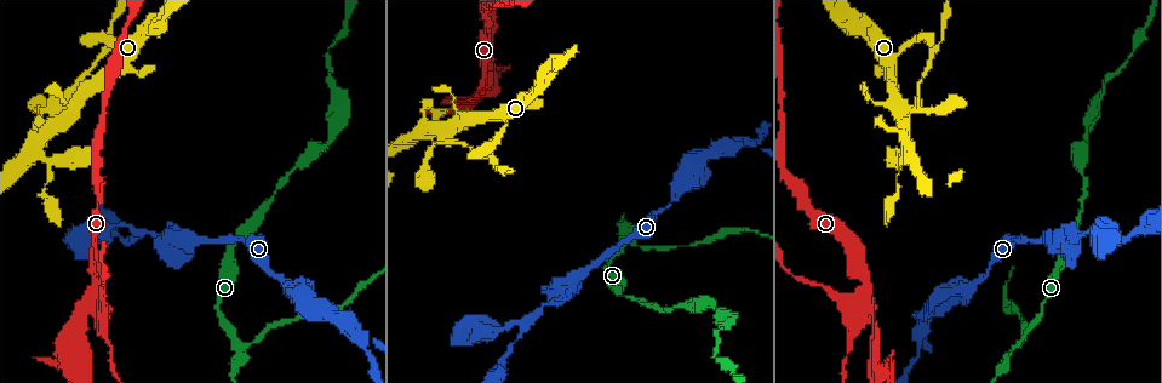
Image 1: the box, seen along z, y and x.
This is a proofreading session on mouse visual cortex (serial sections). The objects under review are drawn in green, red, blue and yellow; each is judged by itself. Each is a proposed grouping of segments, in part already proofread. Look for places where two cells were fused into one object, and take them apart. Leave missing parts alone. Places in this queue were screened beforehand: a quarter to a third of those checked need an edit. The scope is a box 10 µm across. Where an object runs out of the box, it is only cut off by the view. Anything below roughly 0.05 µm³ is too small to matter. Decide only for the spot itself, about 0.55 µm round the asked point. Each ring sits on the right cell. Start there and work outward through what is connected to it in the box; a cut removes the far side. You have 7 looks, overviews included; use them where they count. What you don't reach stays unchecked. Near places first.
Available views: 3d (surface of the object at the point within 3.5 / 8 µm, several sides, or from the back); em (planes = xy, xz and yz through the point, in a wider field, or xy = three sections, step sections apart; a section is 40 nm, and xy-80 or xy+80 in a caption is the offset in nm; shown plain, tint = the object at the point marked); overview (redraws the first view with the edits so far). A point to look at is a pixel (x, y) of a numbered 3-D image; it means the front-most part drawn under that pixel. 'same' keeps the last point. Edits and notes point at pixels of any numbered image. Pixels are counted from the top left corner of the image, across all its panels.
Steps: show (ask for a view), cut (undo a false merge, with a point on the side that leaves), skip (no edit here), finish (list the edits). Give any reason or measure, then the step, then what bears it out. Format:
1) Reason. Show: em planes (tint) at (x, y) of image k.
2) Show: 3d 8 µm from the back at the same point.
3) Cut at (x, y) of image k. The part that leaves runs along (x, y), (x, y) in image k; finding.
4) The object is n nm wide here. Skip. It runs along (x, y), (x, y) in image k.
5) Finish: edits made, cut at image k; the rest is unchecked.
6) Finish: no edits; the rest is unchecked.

A fork. Show: 3d 8 µm at (745, 145) of image 1.

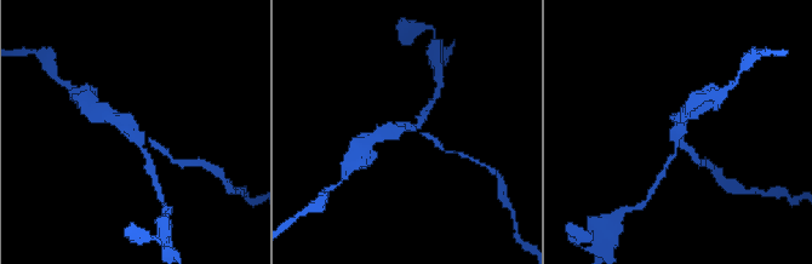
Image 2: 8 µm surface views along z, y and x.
Zoom in. Show: 3d 3.5 µm at the same point.

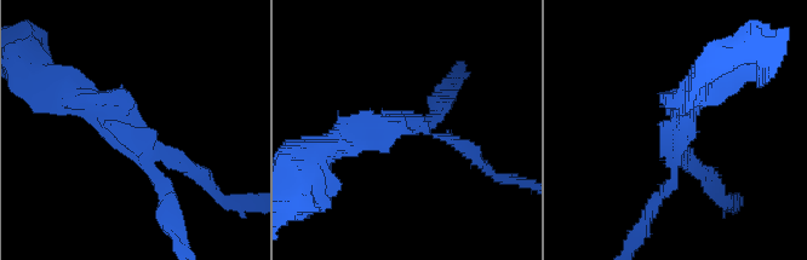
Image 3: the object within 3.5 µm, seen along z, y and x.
3 arms meet here; the arms are 150, 150, 300 nm wide. Show: em xy step 5 (tint) at (674, 148) of image 3.

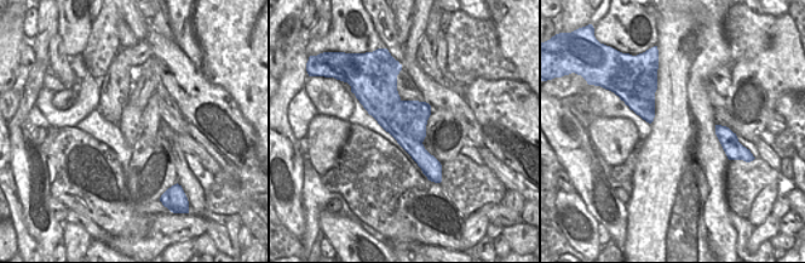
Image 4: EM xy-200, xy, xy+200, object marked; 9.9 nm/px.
Cut at (196, 169) of image 3. The part that leaves runs along (148, 143), (171, 150), (189, 175) in image 3; a second cell is stuck on.

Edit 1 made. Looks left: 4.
Side arm on a straight run. Show: 3d 8 µm at (486, 85) of image 1.

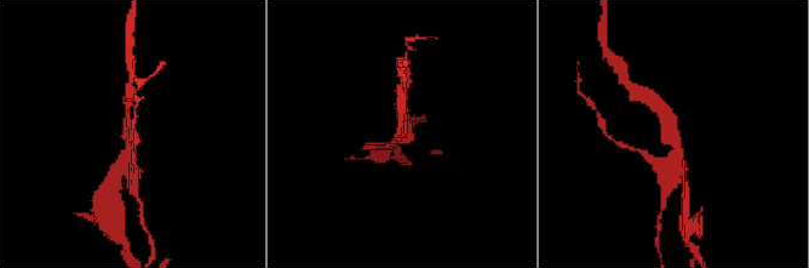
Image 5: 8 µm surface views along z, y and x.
3 arms meet here; the arms are 150, 200, 200 nm wide. Show: em xy step 2 (tint) at the same point.

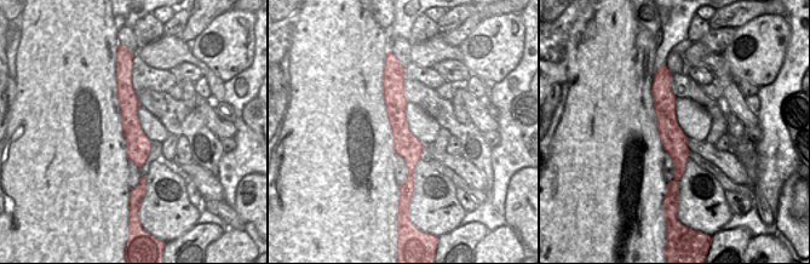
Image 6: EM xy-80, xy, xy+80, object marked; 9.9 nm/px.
Cut at (657, 167) of image 5. The part that leaves runs along (676, 170), (664, 194), (661, 211) in image 5; two cells meet here.

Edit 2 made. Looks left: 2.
Sharp bend. Show: 3d 3.5 µm at (876, 364) of image 1.

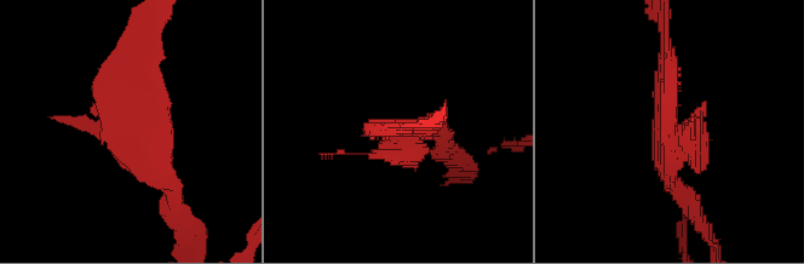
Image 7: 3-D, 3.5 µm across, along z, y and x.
Show: em planes (tint) at (671, 127) of image 7.

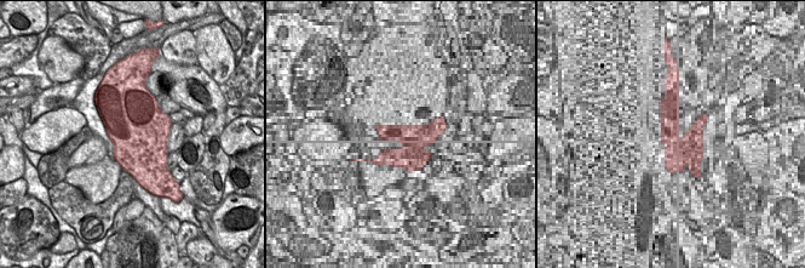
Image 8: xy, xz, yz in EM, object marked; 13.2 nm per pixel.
Skip. It runs along (148, 47), (80, 125) in image 7; all the same cell.

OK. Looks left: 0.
Finish: edits made, cut at image 3, cut at image 5; the rest is unchecked.

